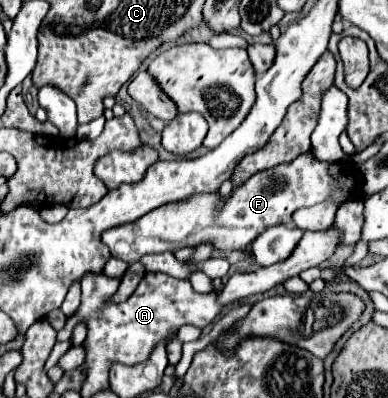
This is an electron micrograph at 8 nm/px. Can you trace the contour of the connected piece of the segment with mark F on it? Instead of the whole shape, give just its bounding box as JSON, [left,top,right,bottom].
[101,151,361,265]

